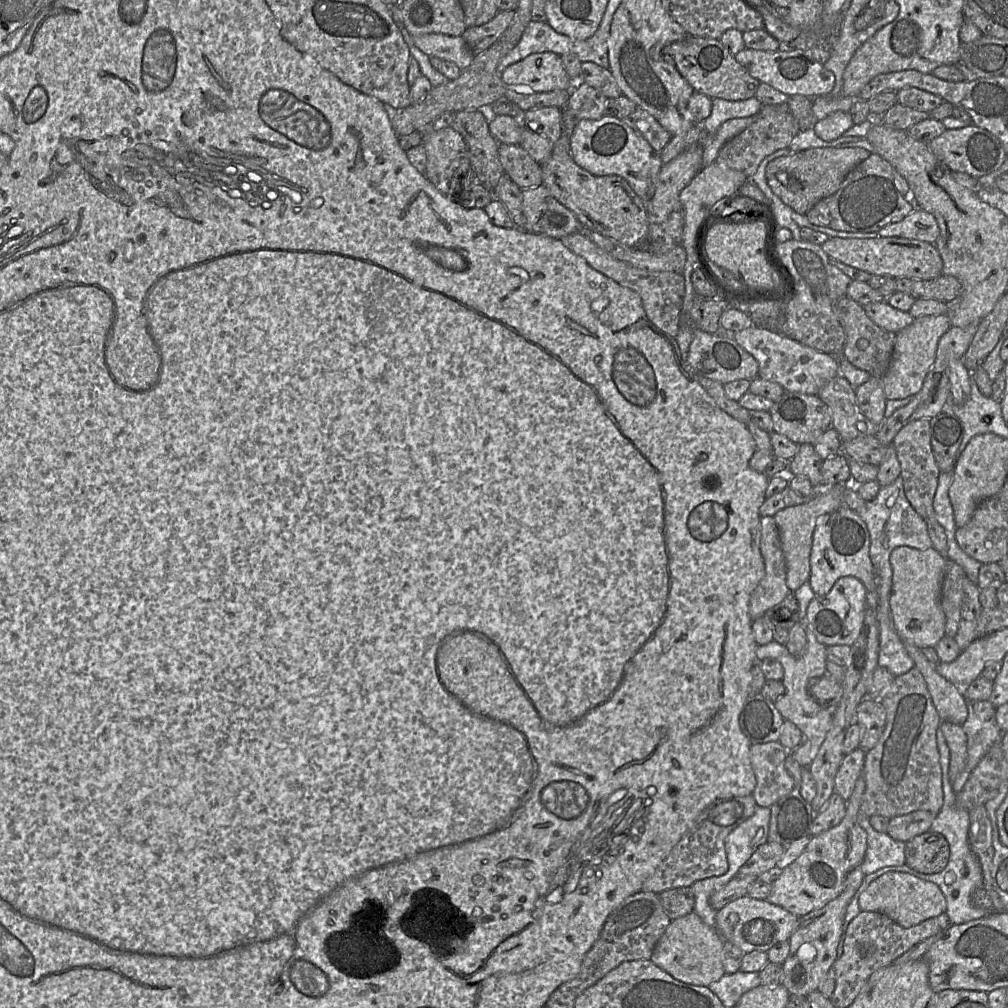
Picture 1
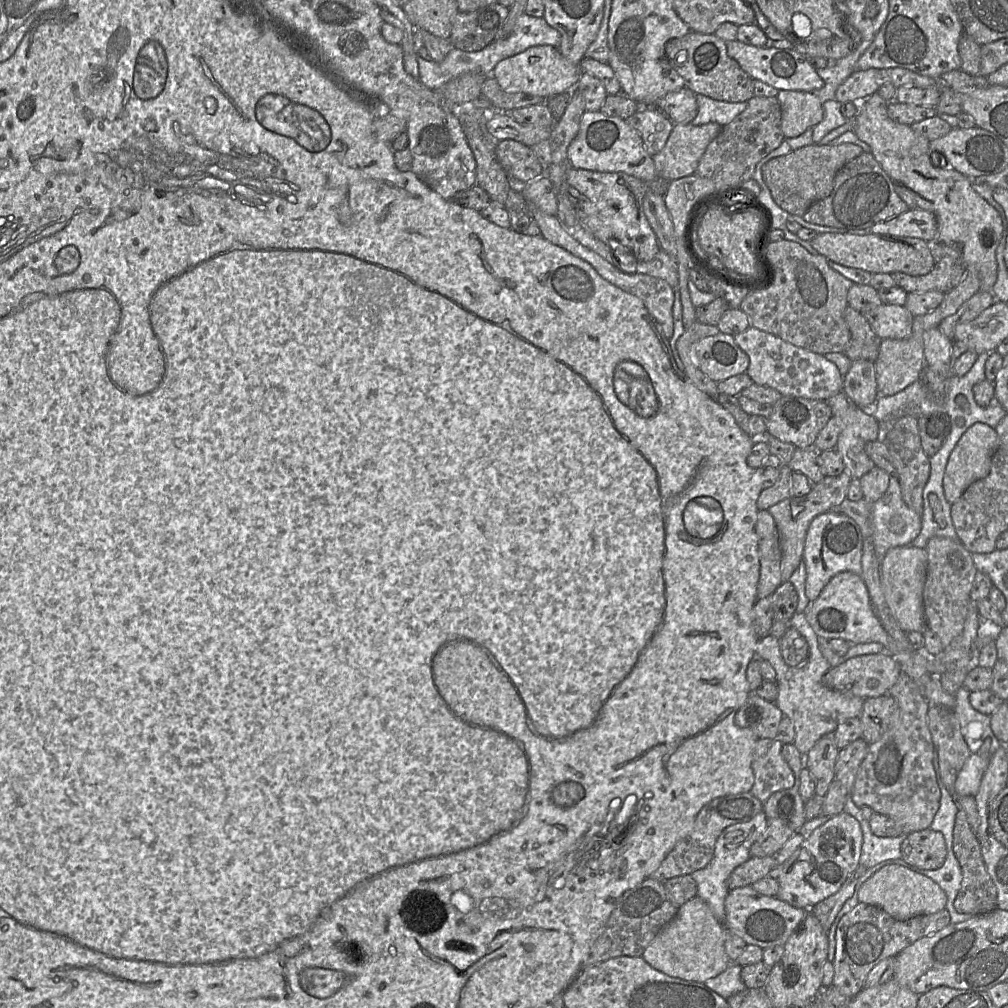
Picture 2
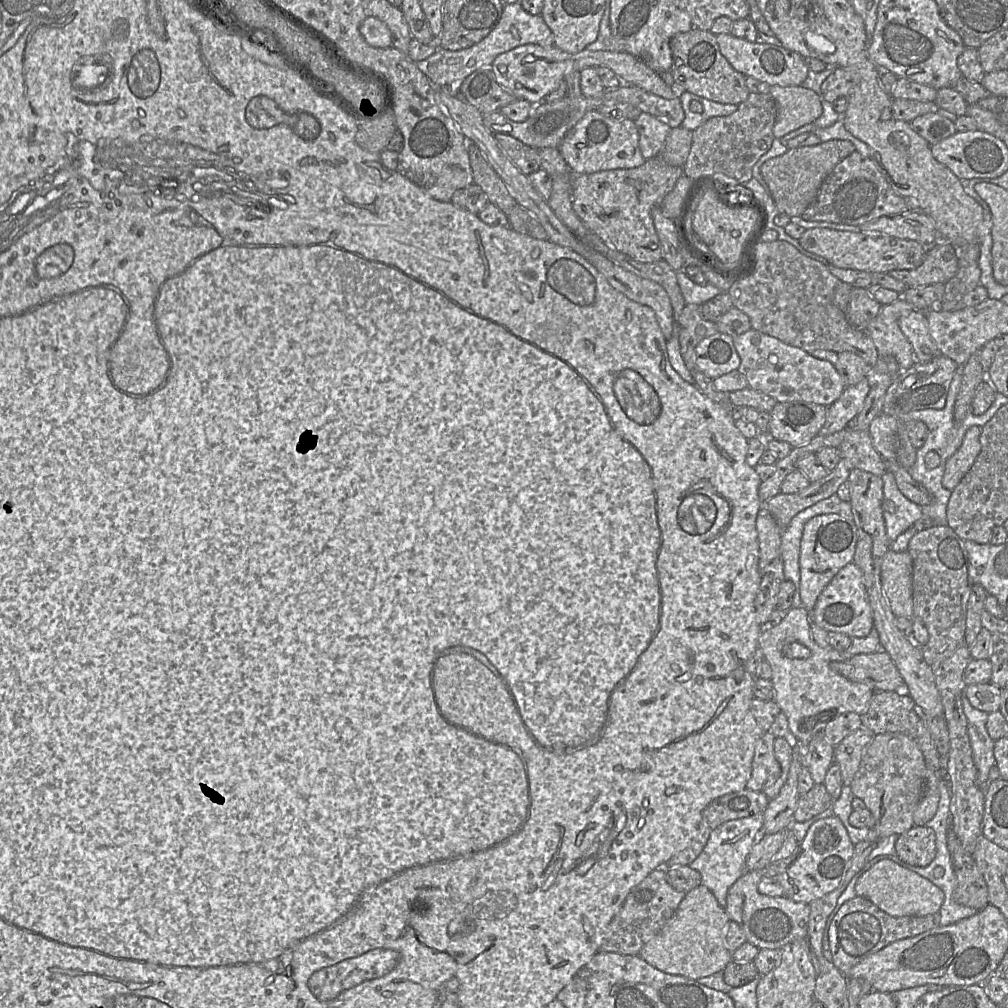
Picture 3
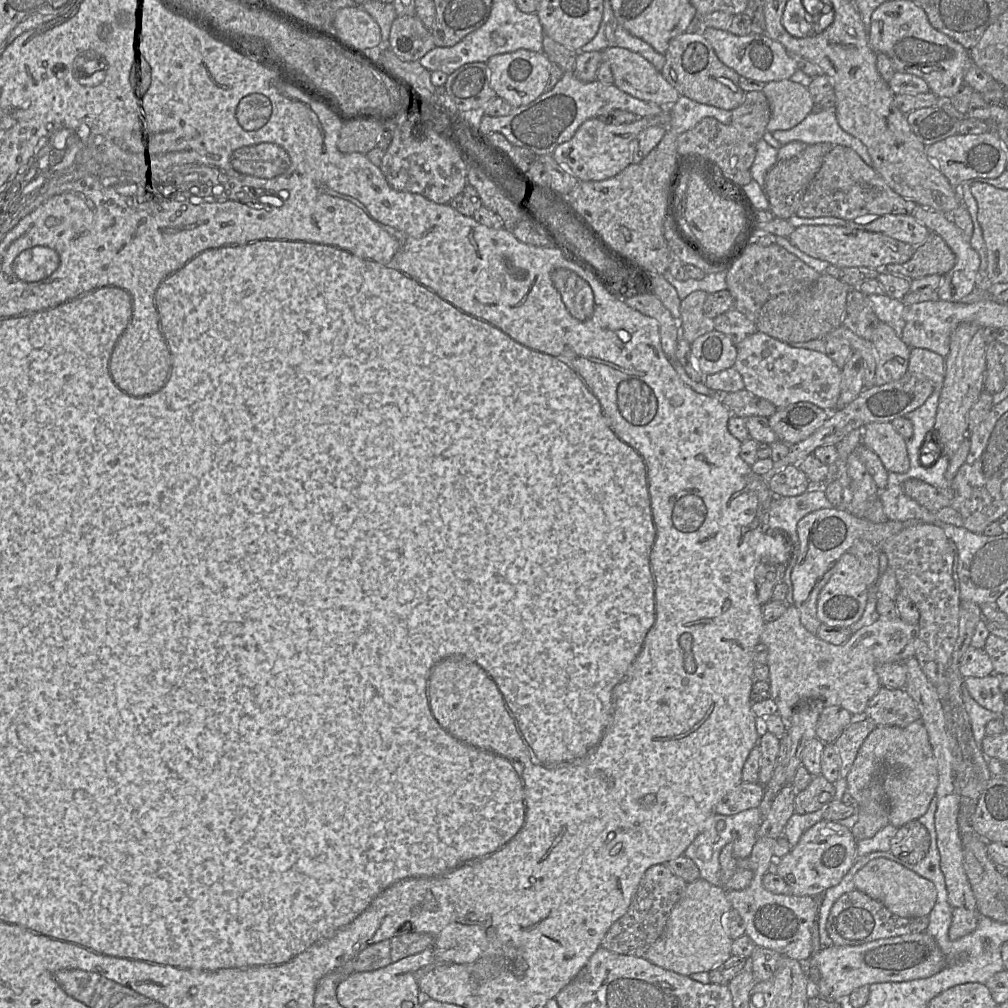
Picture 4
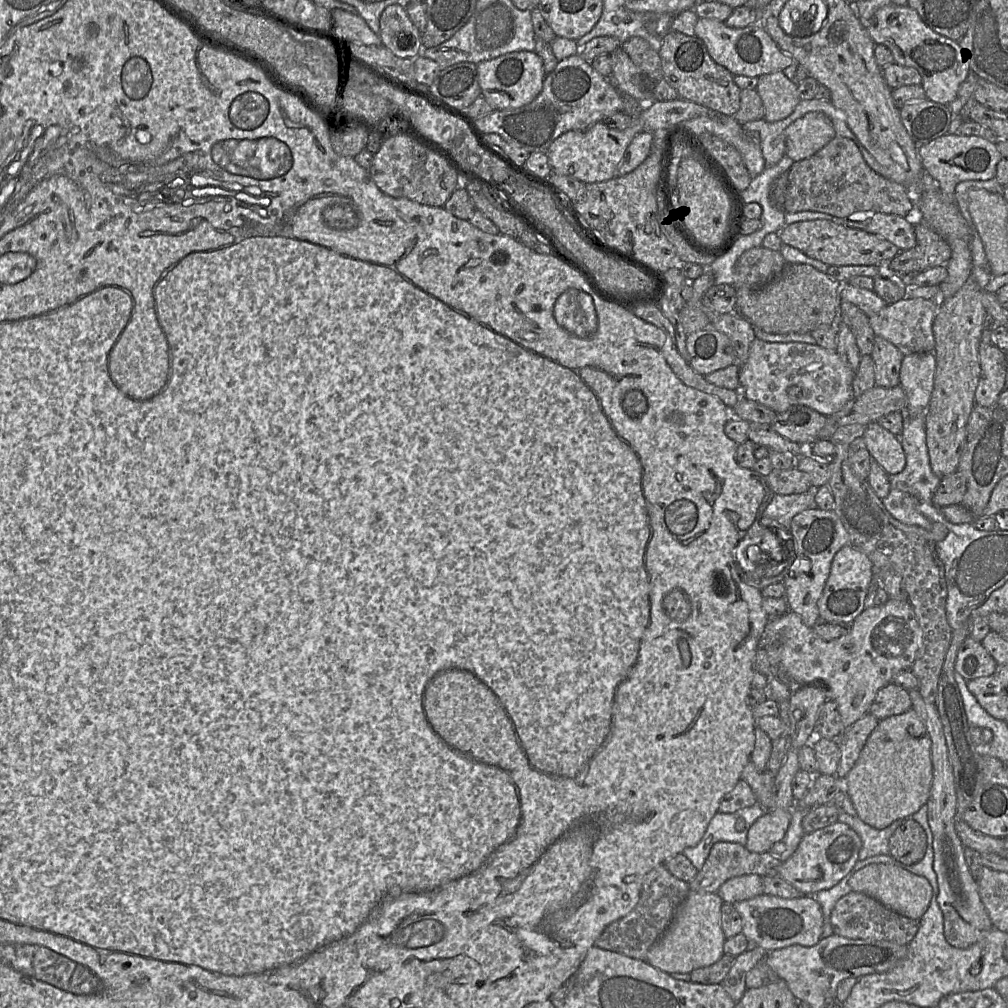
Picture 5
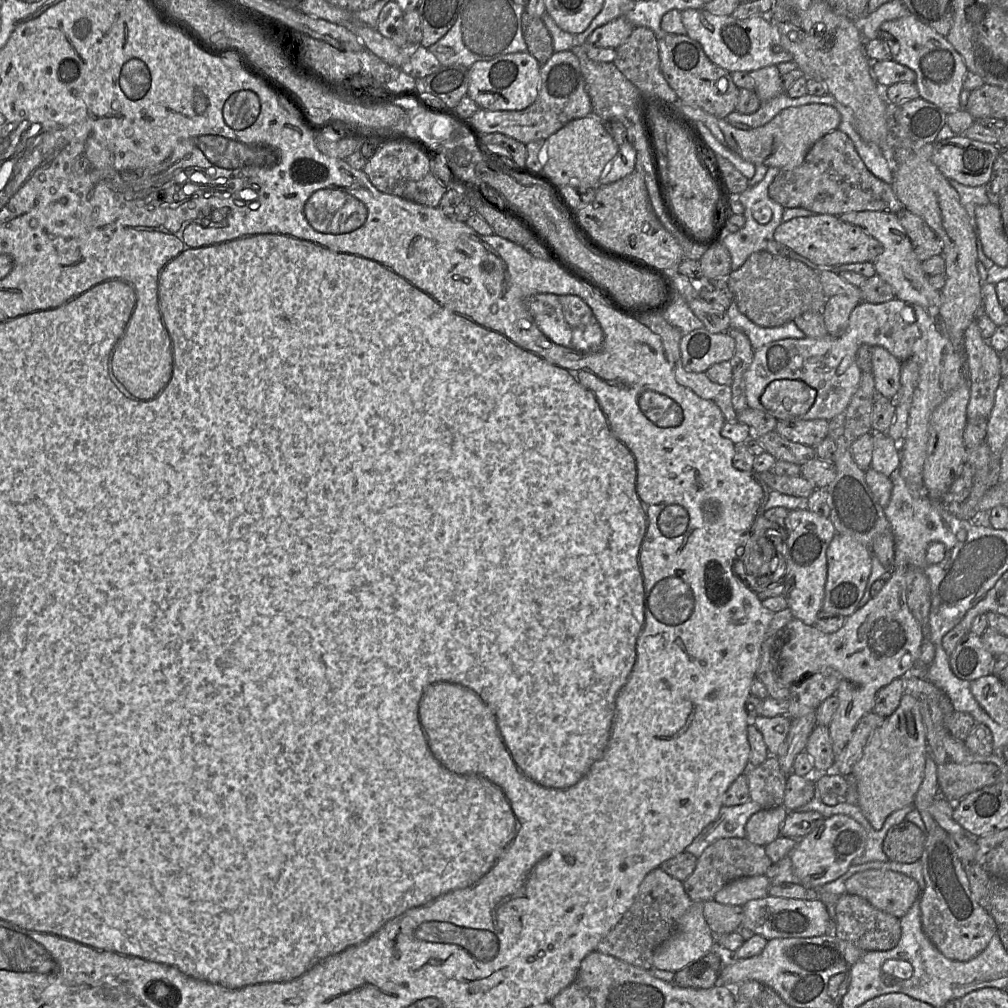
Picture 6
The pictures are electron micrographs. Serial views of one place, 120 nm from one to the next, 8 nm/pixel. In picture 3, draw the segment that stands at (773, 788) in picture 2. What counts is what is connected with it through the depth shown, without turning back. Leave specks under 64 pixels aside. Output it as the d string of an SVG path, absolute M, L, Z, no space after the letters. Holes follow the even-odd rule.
M764 732L757 742L752 762L752 773L746 788L762 791L769 778L777 778L781 766L774 754L775 736L771 732Z

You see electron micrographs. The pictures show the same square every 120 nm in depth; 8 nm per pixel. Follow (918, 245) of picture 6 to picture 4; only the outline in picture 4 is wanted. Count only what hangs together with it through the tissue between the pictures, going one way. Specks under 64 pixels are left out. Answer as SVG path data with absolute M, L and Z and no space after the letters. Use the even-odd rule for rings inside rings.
M930 232L925 242L915 247L912 257L902 264L888 264L882 272L904 276L910 280L922 278L928 275L945 275L955 265L955 255L947 243L934 232Z

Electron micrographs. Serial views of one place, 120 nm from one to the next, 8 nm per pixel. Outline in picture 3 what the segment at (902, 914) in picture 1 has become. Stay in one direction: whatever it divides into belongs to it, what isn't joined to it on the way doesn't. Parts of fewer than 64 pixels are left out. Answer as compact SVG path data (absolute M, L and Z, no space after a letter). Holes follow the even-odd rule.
M889 859L875 863L858 879L855 892L893 917L926 916L937 913L944 900L944 892L928 879Z

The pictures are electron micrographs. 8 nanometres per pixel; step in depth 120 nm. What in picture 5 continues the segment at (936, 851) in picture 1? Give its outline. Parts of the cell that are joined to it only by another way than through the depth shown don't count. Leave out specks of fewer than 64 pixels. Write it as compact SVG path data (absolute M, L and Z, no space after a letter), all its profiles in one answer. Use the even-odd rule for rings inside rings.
M912 818L904 819L889 839L889 855L905 865L921 861L926 850L925 830Z

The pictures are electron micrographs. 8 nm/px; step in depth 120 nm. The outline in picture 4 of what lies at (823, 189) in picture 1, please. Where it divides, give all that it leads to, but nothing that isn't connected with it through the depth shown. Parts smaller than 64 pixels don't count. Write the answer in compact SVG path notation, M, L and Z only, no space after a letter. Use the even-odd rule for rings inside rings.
M825 142L808 145L798 155L786 160L778 160L768 170L765 177L764 192L769 202L769 209L776 218L788 220L791 216L796 215L810 182L821 168L824 157L833 146L833 144Z

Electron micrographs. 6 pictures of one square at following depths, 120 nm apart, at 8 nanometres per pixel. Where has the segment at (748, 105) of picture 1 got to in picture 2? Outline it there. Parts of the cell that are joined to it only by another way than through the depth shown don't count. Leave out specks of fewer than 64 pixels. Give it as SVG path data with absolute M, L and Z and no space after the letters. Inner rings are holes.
M696 93L698 113L692 120L693 125L703 125L715 122L724 126L730 123L747 107L747 102L726 102L712 99L700 93Z

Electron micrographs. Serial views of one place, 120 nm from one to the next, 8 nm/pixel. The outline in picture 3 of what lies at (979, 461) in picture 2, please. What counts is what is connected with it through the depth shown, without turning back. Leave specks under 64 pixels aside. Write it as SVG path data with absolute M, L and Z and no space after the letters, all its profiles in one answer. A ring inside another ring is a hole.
M970 427L960 448L947 460L942 478L943 487L952 491L972 467L981 451L981 427Z

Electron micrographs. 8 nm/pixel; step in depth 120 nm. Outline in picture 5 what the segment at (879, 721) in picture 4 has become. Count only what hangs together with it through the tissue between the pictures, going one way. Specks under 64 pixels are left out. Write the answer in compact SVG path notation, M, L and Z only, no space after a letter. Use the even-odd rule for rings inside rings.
M891 682L878 691L869 713L880 721L903 714L911 708L912 701L909 691Z

